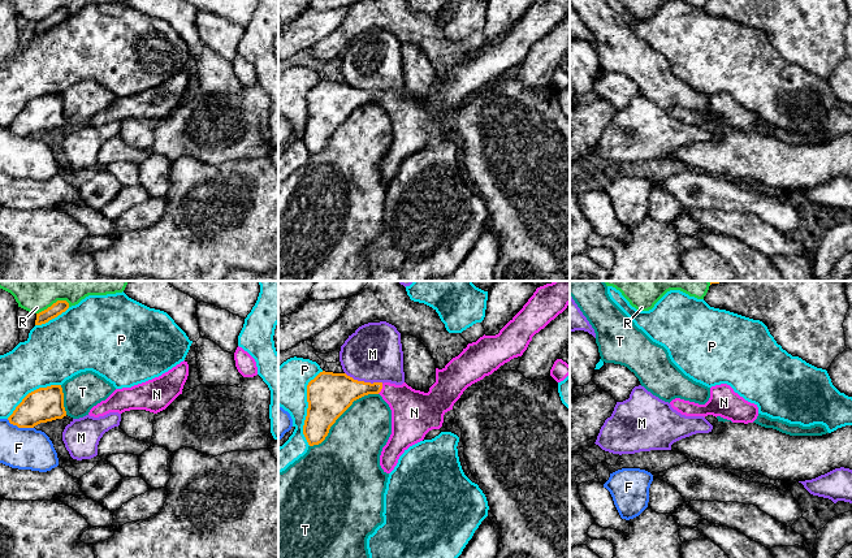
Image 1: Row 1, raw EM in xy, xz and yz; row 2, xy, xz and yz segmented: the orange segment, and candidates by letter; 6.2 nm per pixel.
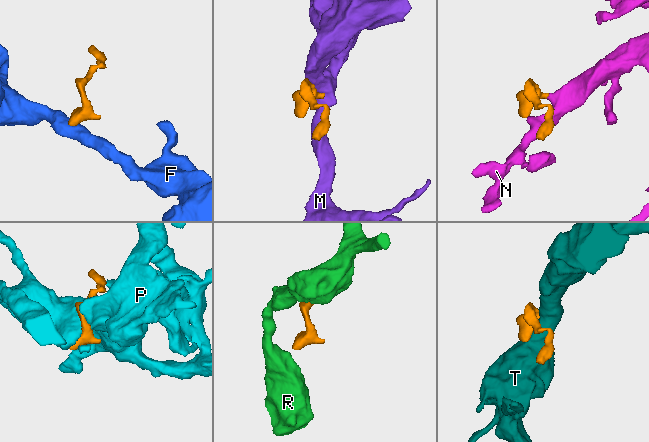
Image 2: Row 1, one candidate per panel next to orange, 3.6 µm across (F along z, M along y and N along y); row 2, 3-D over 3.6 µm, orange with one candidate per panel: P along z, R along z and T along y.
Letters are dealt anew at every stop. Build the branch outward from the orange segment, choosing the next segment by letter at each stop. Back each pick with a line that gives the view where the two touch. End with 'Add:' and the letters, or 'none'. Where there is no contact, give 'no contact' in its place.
N: contact in xz
Add: N

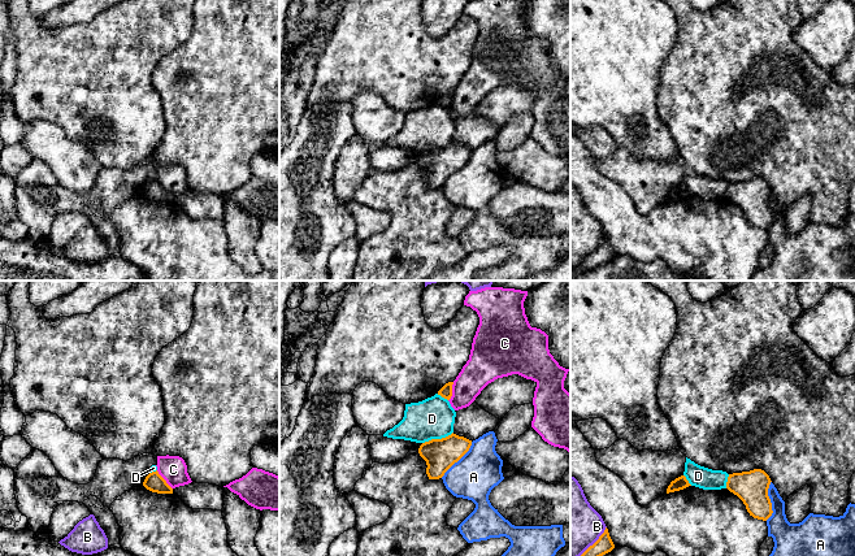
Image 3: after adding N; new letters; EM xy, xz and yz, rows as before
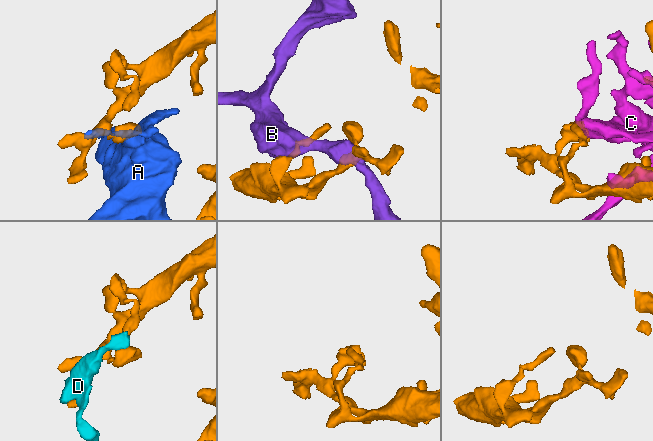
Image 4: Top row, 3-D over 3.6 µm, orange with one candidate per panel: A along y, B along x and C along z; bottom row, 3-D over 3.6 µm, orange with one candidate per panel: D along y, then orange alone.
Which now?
Add: none

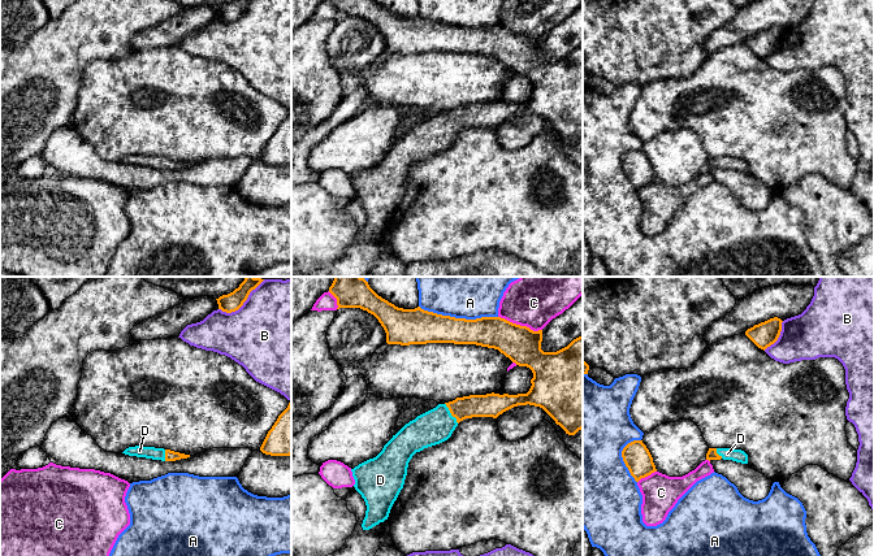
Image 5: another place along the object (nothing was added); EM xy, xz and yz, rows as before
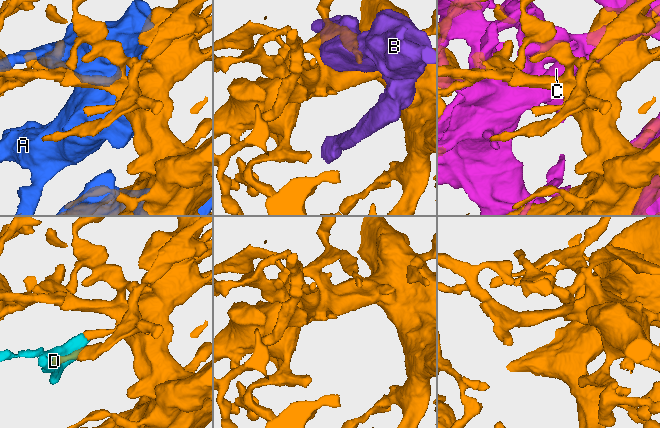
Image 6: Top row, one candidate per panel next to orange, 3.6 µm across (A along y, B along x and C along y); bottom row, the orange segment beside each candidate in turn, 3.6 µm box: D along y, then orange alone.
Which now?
D: contact in xz
Add: D

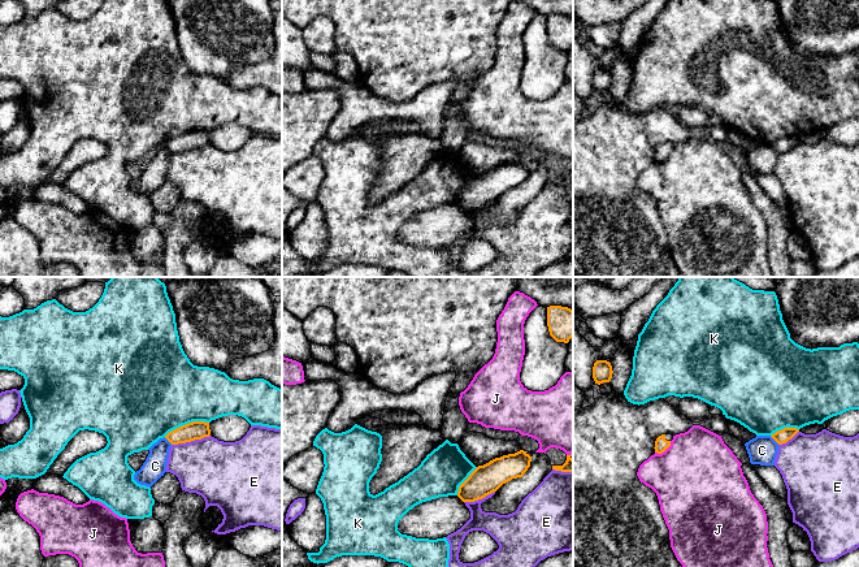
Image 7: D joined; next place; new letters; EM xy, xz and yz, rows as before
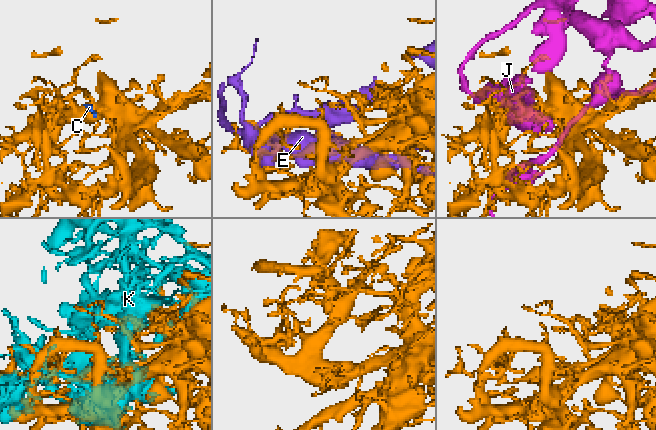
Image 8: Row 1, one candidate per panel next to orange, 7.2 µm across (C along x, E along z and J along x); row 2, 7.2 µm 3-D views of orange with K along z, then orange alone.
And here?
Add: none

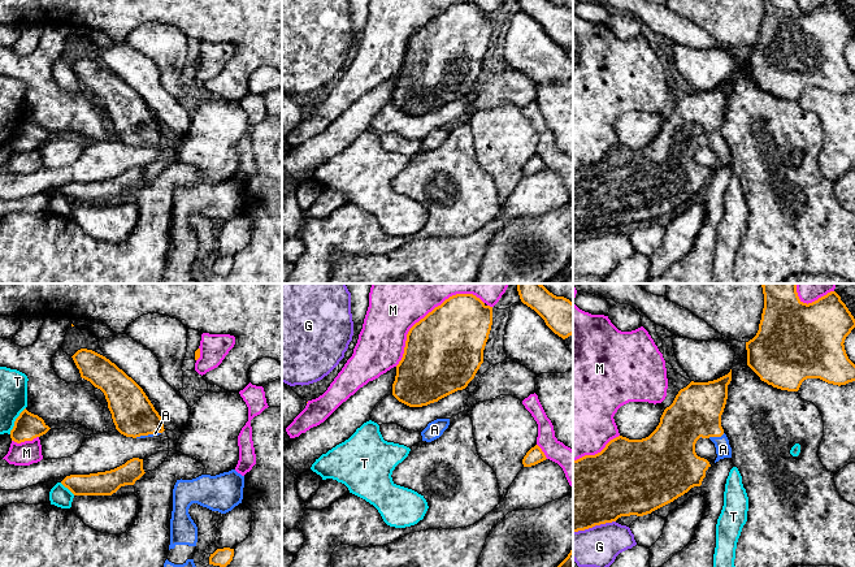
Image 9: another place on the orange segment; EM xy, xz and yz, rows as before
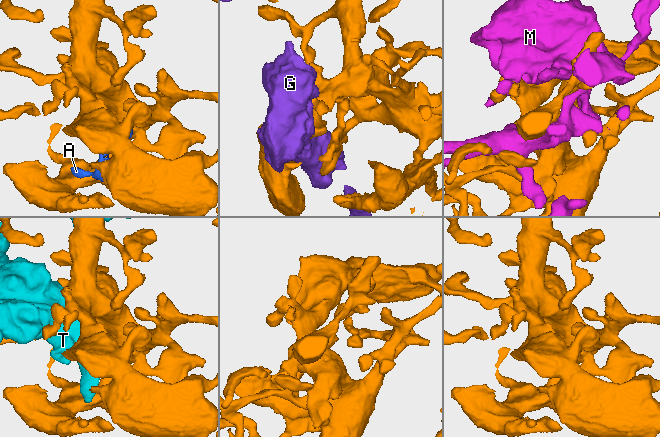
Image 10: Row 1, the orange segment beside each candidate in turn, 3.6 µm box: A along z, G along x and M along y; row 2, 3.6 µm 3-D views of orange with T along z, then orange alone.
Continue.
A: contact in yz
Add: A

